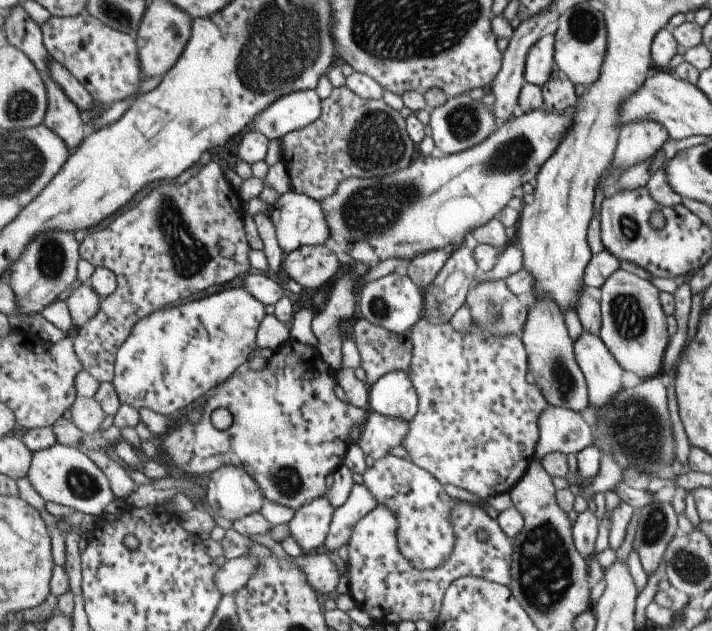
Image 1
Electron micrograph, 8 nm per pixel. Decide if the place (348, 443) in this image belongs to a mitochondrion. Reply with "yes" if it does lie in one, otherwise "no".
no

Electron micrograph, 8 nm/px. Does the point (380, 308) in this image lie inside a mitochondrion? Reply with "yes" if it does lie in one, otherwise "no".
yes

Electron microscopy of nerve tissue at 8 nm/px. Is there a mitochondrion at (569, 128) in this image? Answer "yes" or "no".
no

